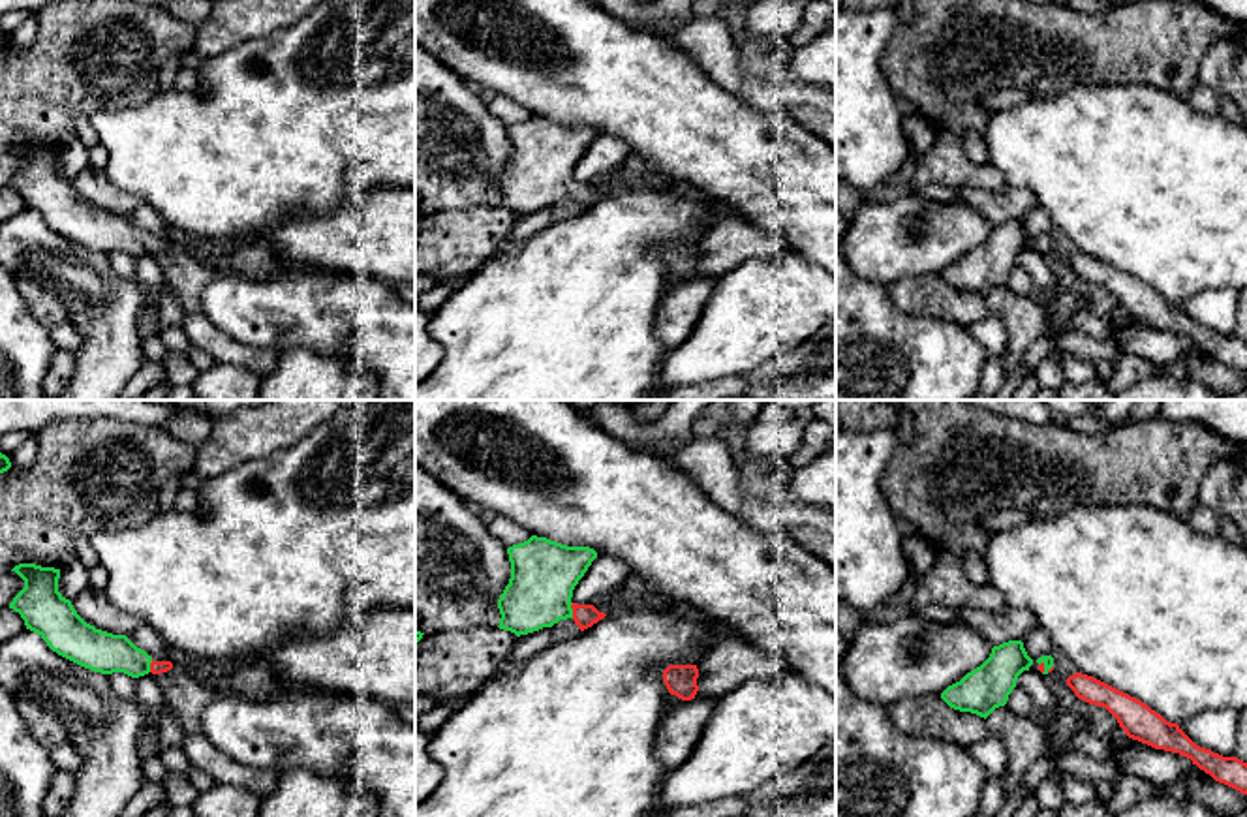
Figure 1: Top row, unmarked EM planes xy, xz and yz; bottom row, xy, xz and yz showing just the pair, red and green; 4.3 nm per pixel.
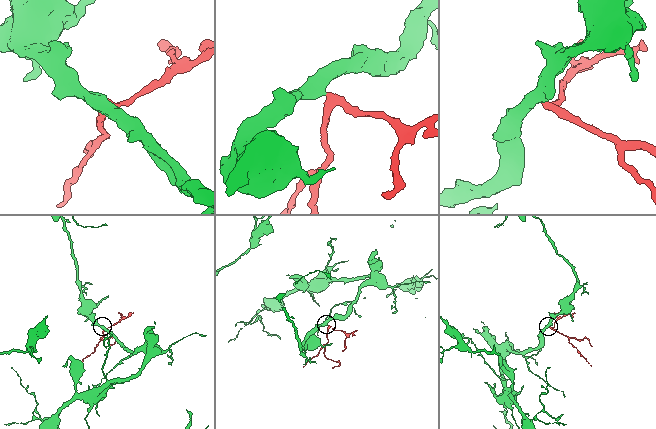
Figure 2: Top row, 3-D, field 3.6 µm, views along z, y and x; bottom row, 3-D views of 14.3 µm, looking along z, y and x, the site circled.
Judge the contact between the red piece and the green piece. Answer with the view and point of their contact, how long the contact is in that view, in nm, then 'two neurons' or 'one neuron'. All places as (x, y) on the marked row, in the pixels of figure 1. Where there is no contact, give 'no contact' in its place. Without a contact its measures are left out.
meets red in xz at (573, 611); contact 60 nm long; one neuron

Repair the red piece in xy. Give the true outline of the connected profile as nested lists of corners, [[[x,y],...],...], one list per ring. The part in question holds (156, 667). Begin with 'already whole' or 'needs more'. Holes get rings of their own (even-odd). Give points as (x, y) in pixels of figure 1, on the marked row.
needs more | [[[19,563],[15,571],[24,588],[9,609],[21,614],[26,629],[38,633],[58,655],[101,674],[124,672],[131,678],[173,669],[171,661],[154,661],[126,635],[113,635],[86,624],[71,601],[58,592],[60,569]]]

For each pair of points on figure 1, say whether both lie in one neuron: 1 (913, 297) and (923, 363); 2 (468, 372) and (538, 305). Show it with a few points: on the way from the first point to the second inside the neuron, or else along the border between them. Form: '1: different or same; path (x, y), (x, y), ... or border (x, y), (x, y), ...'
1: different; border (885, 288), (898, 308), (947, 318), (958, 325)
2: same; path (485, 355), (521, 322)

